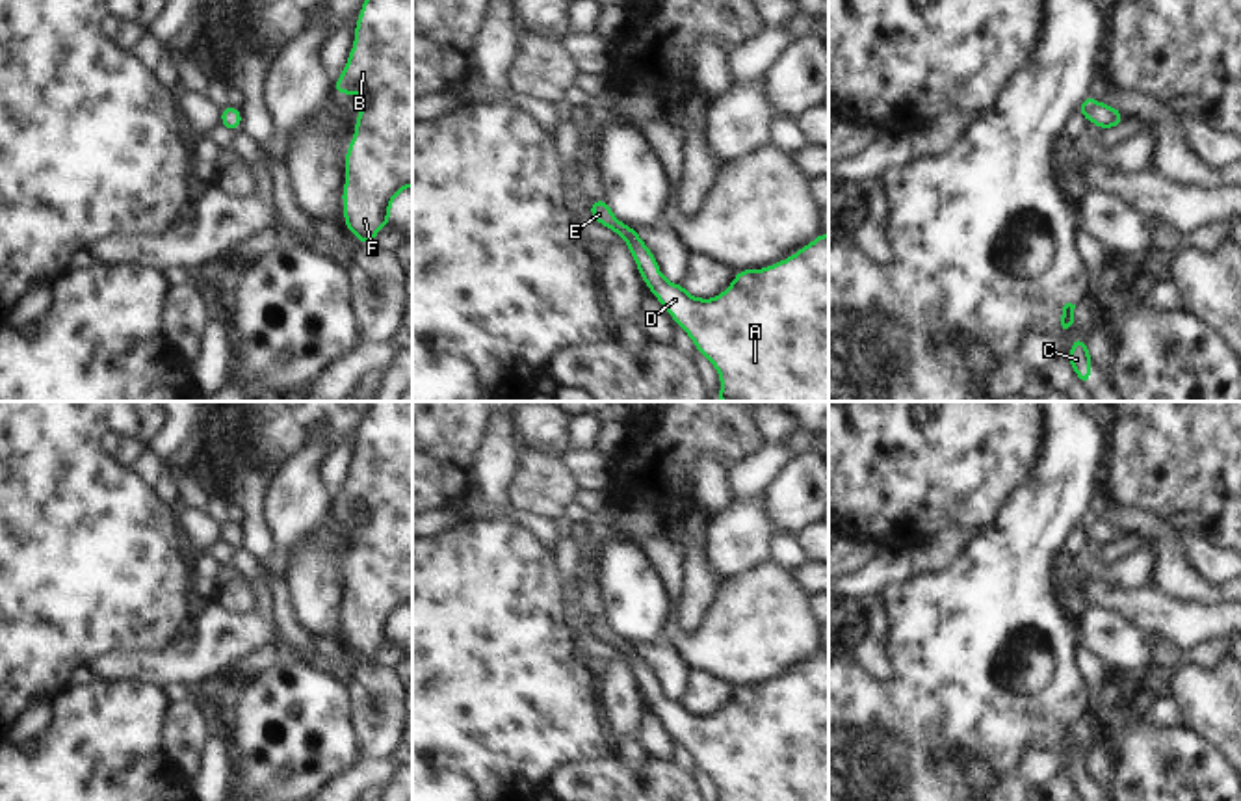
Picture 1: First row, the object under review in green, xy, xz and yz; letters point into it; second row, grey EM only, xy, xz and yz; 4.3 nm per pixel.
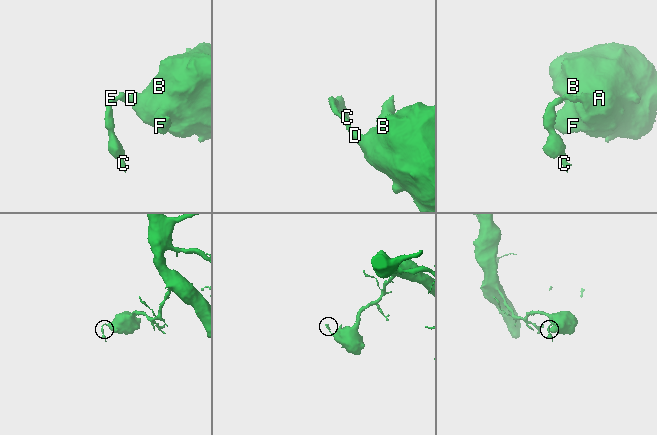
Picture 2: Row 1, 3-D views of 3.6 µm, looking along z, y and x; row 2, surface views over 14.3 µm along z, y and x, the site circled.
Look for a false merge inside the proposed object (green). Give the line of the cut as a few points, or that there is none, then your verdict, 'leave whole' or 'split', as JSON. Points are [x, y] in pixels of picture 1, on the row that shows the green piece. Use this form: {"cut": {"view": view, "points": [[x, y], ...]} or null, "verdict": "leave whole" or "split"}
{"cut": null, "verdict": "leave whole"}

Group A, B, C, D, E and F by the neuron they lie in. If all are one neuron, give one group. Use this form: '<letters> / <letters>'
A B C D E F

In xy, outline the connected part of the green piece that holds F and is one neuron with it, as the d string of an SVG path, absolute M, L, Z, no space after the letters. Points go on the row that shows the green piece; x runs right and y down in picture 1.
M364 0L355 28L355 45L349 52L344 72L334 80L334 93L362 93L366 104L359 110L344 169L346 188L344 223L357 236L360 245L372 243L375 234L390 223L390 203L394 197L412 186L412 0Z

